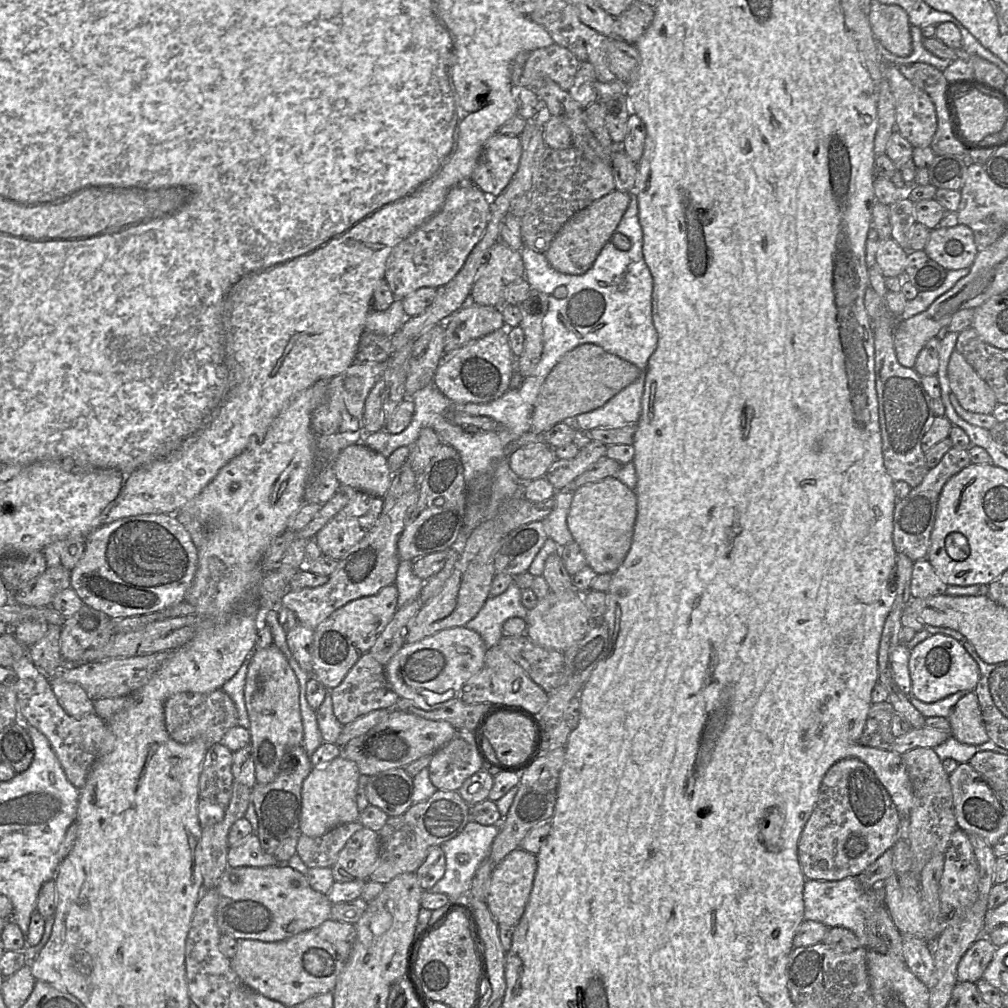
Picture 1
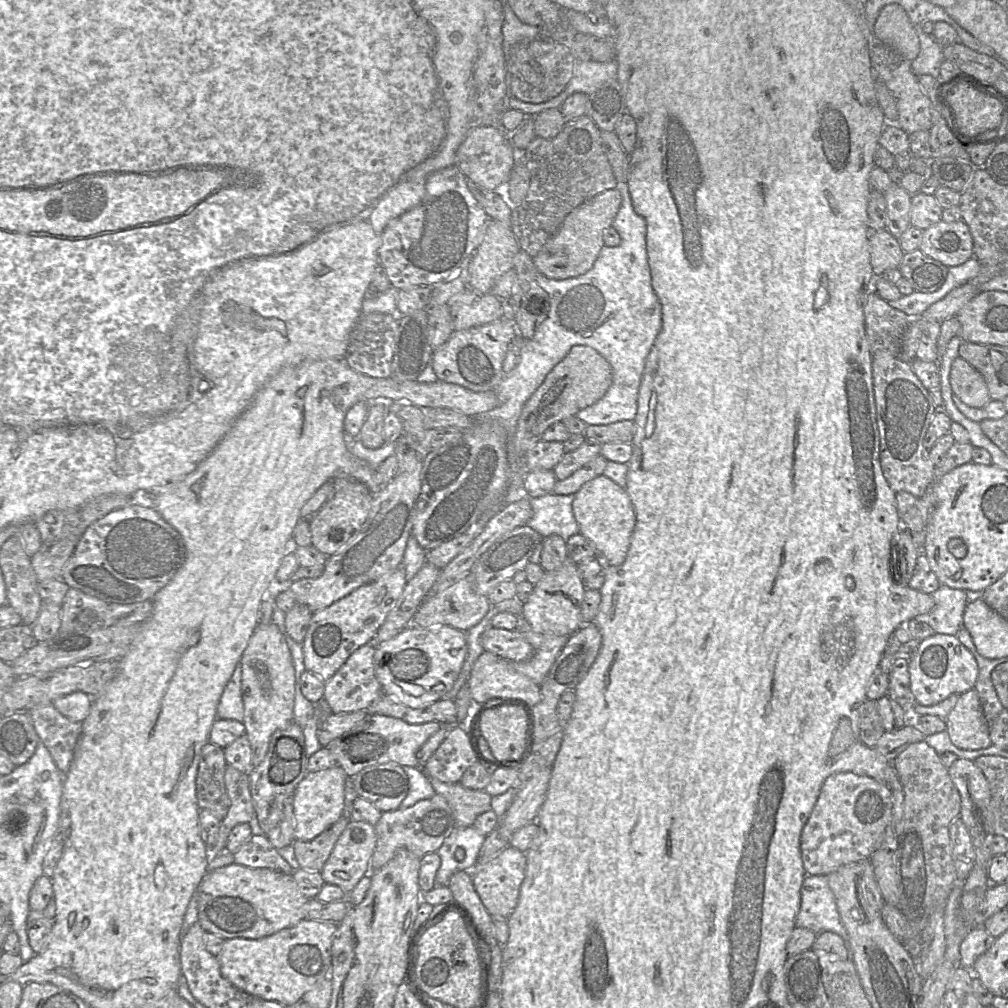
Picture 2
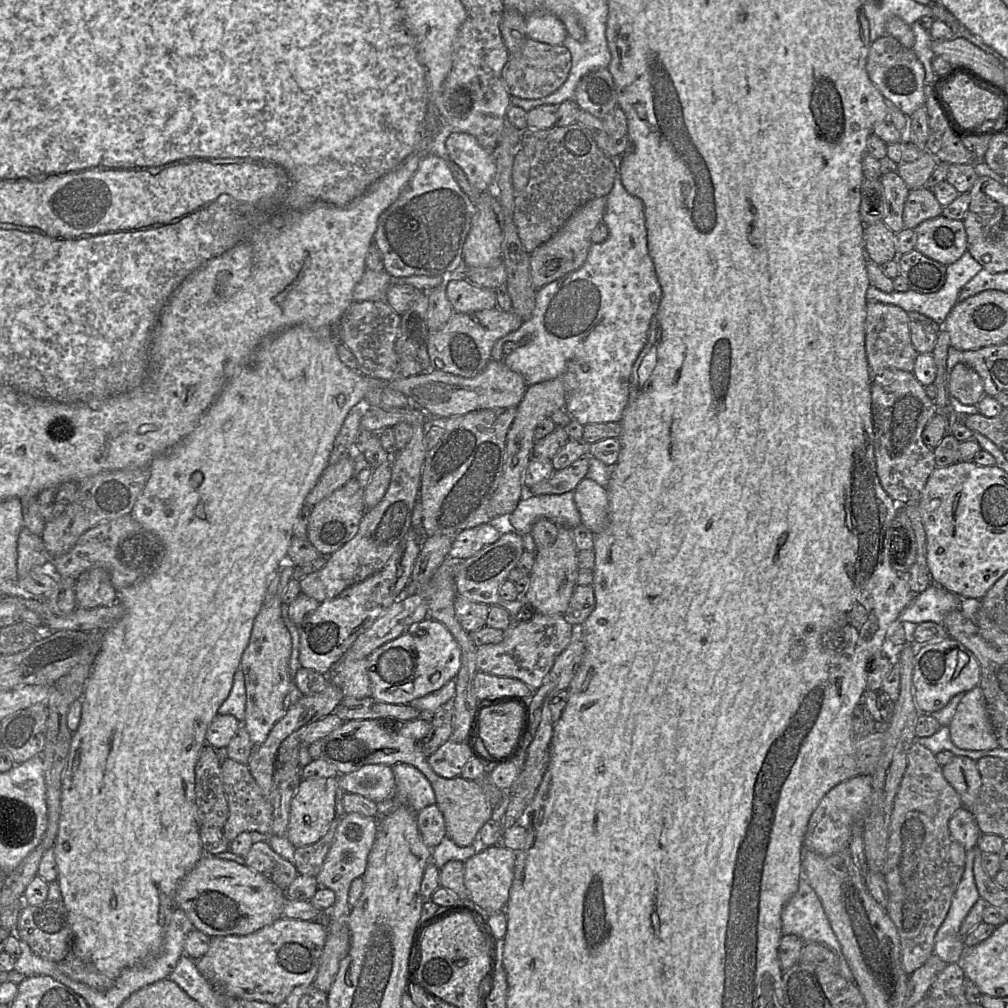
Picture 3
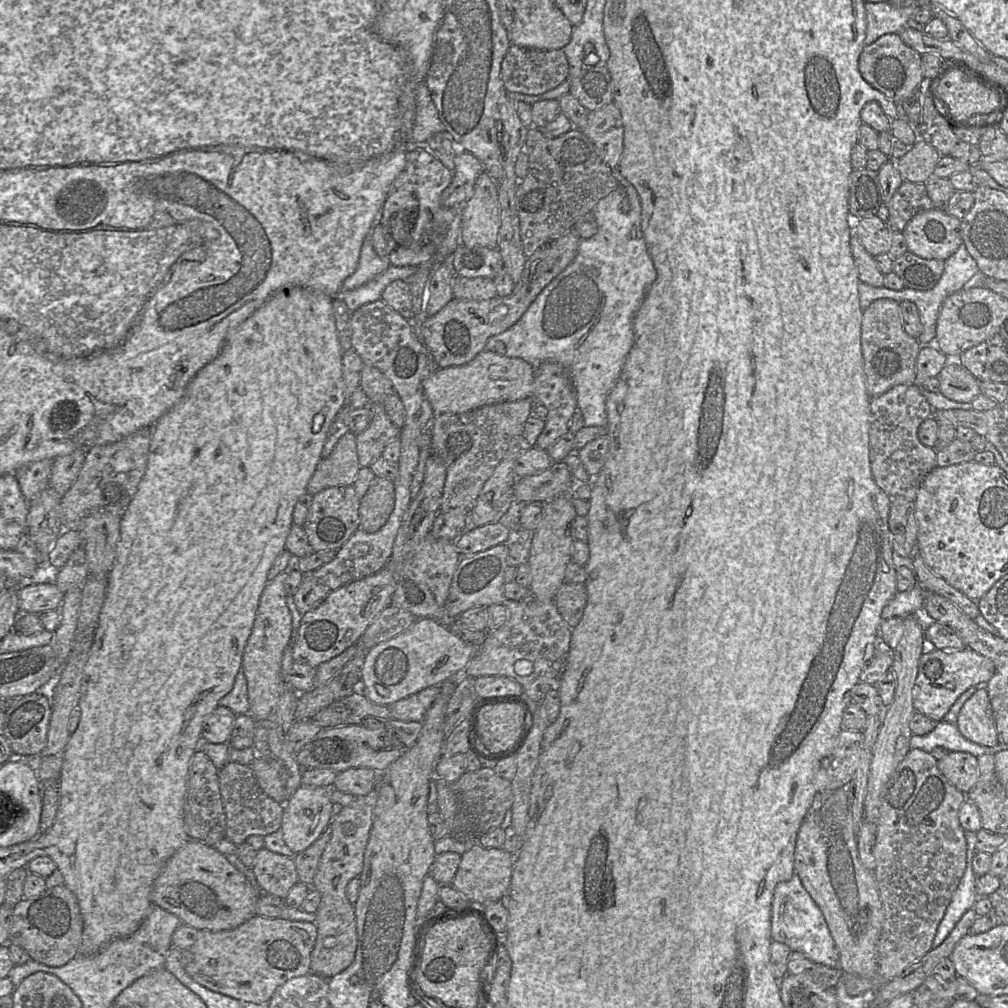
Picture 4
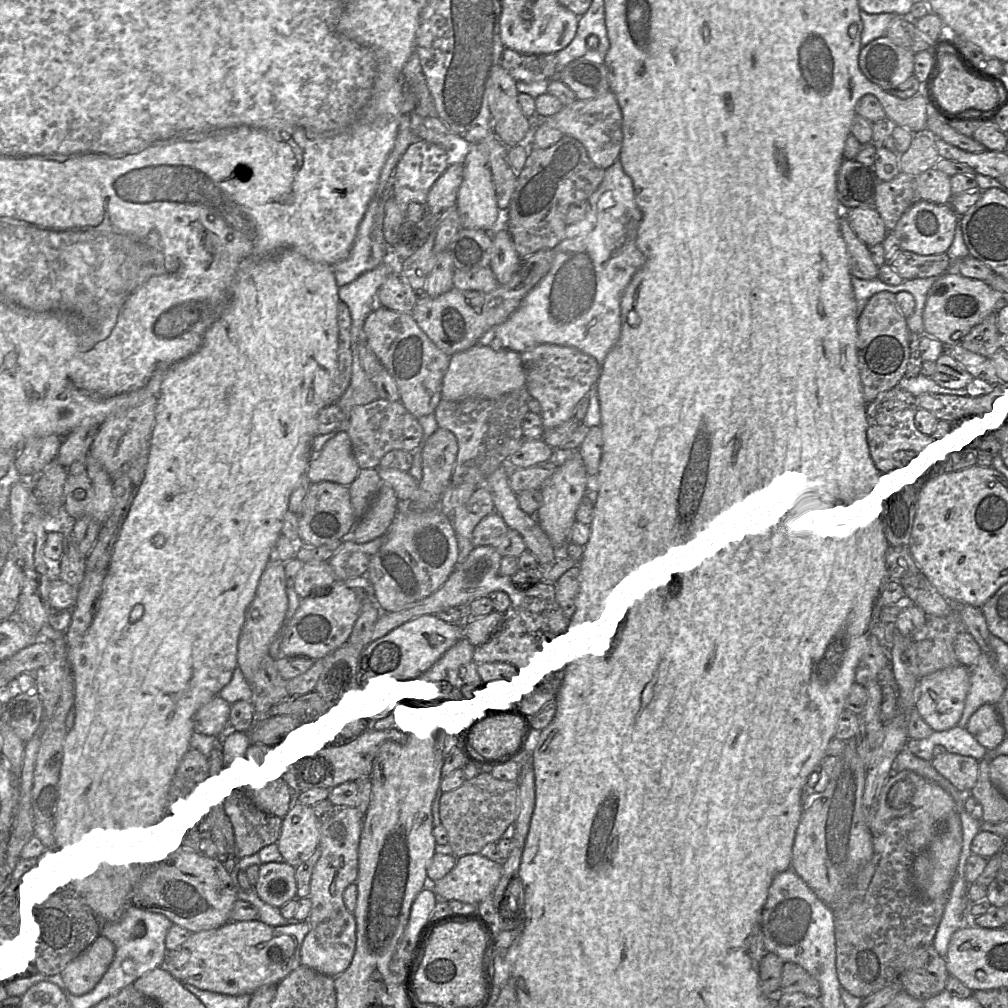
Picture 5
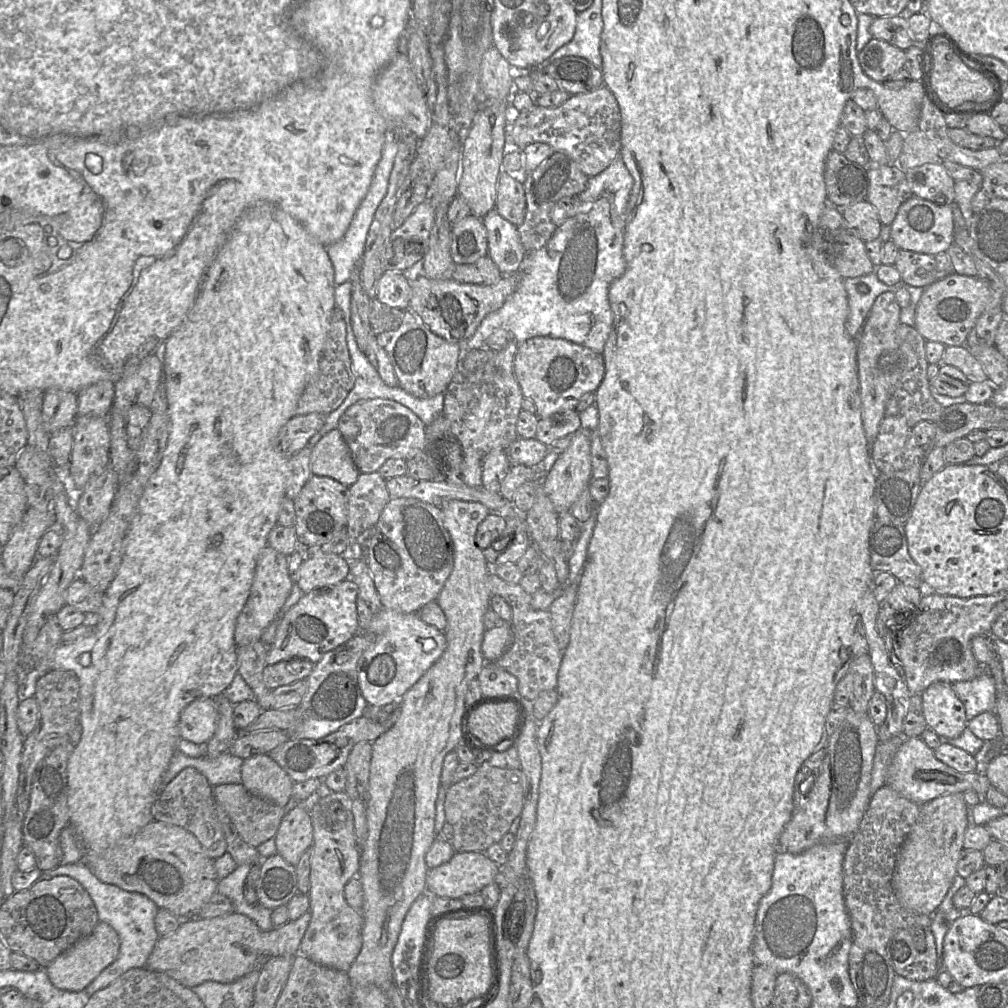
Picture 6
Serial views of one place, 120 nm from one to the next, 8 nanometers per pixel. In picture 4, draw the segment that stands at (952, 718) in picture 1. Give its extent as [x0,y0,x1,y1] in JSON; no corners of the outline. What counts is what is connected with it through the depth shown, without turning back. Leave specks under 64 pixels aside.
[957,688,999,746]

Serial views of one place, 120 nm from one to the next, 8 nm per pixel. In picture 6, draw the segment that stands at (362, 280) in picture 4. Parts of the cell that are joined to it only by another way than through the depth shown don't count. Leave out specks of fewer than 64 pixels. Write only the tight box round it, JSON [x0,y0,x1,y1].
[326,136,396,286]

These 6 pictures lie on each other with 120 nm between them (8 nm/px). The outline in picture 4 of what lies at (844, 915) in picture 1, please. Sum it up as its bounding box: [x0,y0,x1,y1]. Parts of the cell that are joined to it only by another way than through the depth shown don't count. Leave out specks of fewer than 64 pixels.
[771,873,839,968]

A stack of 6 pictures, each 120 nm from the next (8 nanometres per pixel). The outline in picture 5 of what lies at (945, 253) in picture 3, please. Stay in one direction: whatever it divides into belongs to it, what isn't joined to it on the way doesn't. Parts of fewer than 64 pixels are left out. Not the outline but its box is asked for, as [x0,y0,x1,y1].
[889,200,959,255]

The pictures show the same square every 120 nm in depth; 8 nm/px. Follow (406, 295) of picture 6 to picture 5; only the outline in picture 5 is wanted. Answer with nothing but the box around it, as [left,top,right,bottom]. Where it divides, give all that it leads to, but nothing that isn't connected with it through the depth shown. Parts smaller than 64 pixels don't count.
[377,274,416,314]

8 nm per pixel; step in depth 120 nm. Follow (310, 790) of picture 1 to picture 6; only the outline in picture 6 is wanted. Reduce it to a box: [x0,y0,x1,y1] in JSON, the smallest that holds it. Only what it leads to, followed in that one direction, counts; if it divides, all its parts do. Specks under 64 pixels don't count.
[275,803,313,866]

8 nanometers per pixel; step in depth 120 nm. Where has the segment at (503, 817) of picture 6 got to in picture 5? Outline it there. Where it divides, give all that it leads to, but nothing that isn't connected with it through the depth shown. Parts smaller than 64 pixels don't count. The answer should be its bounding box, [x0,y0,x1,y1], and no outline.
[439,772,518,857]

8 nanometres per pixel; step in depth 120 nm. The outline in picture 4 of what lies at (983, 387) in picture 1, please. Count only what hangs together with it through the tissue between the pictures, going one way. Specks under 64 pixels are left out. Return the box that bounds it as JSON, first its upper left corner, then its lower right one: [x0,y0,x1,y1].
[936,365,981,403]

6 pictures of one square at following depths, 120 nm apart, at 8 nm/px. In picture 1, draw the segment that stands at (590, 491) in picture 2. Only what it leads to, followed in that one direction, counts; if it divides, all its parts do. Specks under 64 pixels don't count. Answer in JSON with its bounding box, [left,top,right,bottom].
[567,477,637,575]

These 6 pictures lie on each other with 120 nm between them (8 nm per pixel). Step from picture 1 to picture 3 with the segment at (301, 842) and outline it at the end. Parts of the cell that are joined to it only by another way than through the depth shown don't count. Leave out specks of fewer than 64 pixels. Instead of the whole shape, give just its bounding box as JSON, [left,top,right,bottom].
[294,818,341,877]

